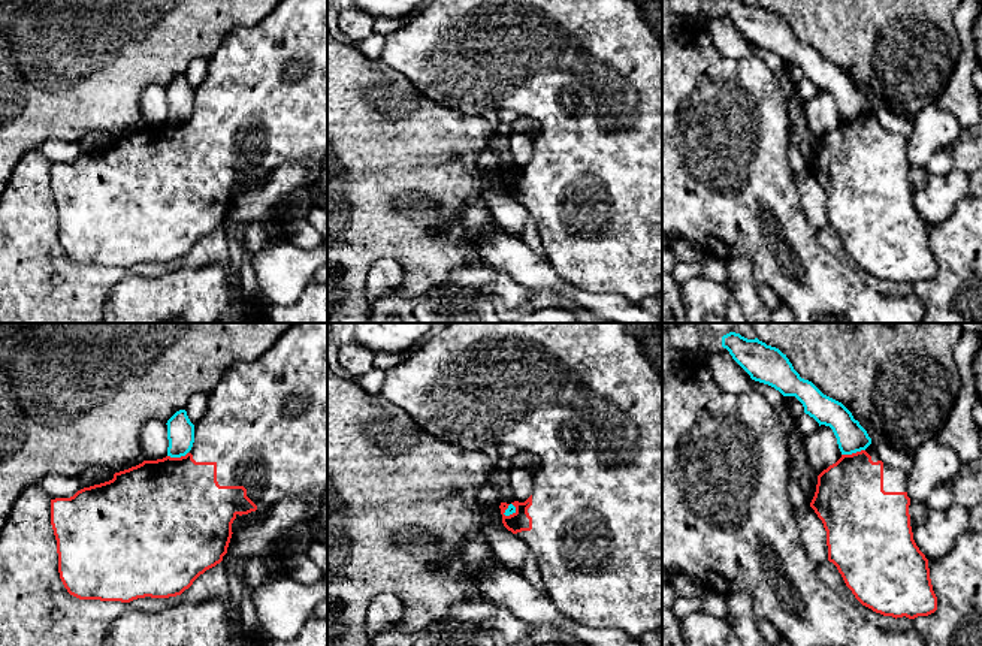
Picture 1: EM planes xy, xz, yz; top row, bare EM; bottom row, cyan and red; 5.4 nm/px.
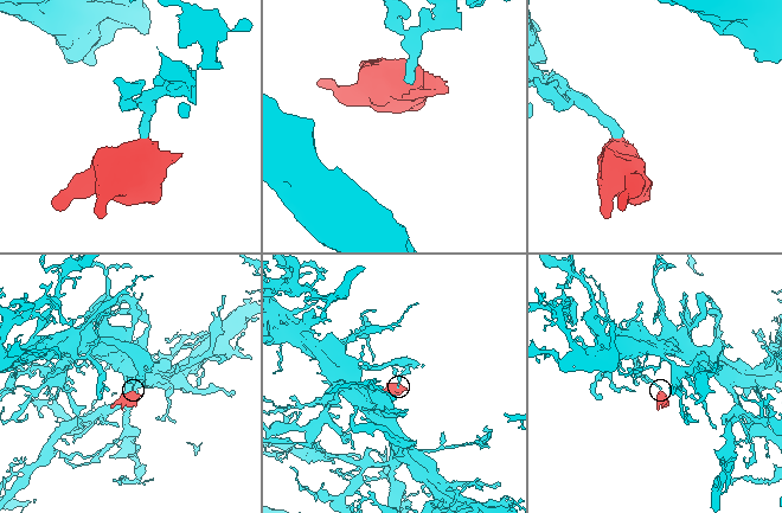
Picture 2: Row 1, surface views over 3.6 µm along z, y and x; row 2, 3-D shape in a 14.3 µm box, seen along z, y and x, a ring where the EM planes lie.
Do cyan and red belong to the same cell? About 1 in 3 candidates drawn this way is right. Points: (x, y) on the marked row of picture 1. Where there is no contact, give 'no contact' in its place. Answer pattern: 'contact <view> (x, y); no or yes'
contact yz (852, 452); no

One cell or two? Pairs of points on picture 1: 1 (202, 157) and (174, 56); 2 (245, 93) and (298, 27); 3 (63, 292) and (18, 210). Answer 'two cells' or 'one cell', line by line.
1: two cells
2: one cell
3: one cell

